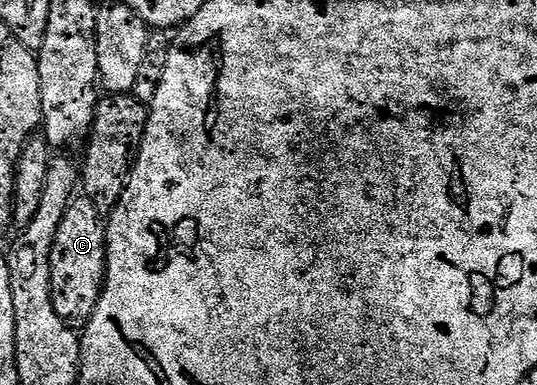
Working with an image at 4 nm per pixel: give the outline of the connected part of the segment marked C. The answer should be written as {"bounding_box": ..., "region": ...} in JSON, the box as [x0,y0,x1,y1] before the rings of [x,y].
{"bounding_box":[51,197,107,333],"region":[[[85,197],[72,198],[69,209],[65,209],[65,217],[61,217],[61,225],[57,229],[57,237],[53,241],[51,254],[51,296],[53,309],[57,309],[57,317],[65,321],[77,333],[82,332],[97,309],[97,301],[103,292],[103,282],[107,280],[107,227],[105,216]]]}

